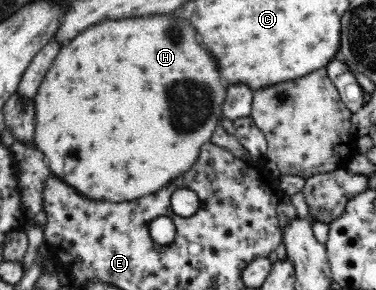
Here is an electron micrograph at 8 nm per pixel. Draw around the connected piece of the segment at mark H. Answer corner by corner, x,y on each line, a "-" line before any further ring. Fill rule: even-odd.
147,16
147,18
131,18
131,20
117,20
117,22
103,21
87,32
81,32
79,38
71,40
71,44
63,46
49,70
39,85
37,94
33,98
33,113
35,113
35,128
33,142
37,152
43,154
47,169
51,175
67,183
69,187
77,190
79,195
95,201
106,203
120,203
134,201
147,195
155,194
159,189
169,185
174,178
181,176
195,164
200,148
213,136
215,126
221,118
221,108
225,102
227,88
221,84
217,64
199,46
197,34
189,28
189,22
181,22
175,16

